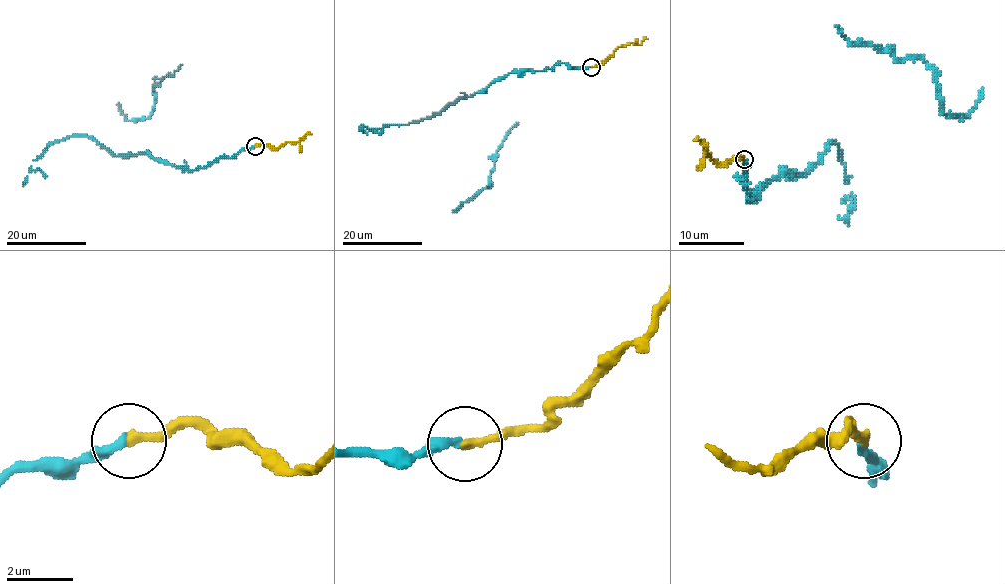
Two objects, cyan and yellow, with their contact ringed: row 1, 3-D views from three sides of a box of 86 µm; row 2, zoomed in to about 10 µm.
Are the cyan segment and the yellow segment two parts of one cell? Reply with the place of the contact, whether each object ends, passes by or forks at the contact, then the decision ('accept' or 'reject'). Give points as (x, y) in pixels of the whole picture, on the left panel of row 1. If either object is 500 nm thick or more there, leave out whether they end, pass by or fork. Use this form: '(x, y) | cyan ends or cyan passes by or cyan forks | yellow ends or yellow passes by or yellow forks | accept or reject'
(255, 146) | cyan ends | yellow ends | accept

